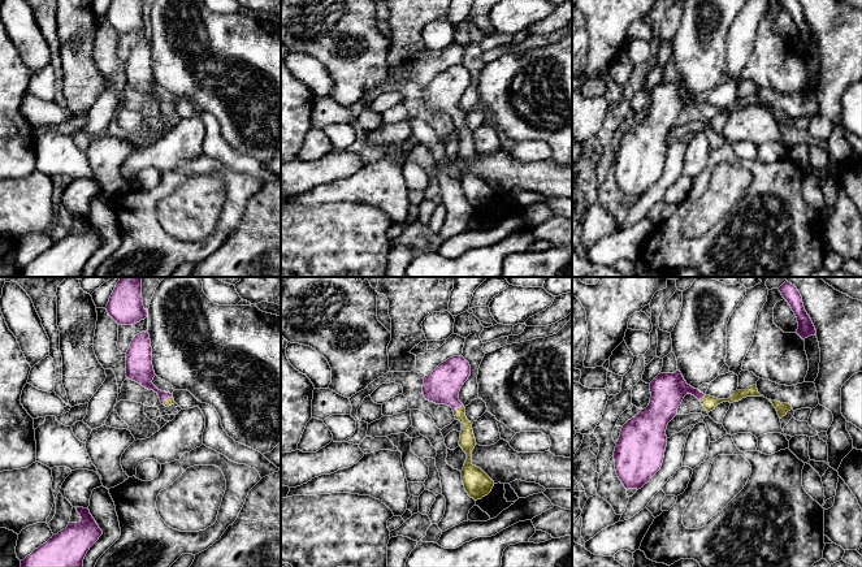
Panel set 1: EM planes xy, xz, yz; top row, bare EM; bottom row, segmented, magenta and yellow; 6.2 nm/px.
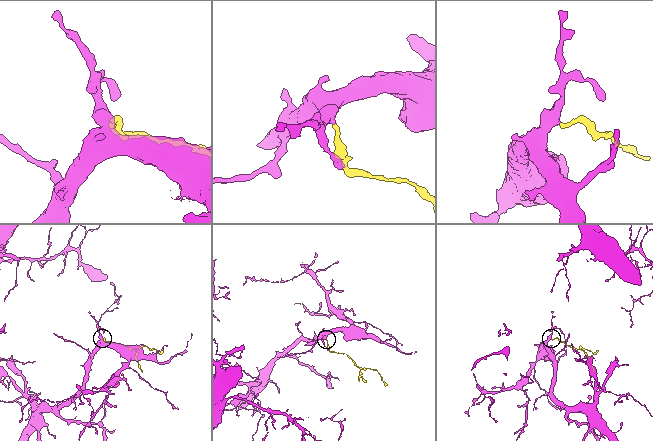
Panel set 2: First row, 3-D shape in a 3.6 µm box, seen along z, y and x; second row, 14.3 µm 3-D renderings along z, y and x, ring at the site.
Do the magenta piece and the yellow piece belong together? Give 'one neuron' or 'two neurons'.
one neuron

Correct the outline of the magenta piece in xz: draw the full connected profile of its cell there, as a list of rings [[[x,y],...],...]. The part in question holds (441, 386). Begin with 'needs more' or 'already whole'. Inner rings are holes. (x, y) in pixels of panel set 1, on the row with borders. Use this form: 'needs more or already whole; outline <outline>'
needs more; outline [[[462,355],[452,356],[424,377],[423,394],[429,402],[450,406],[455,419],[462,423],[459,446],[467,454],[462,481],[468,495],[477,501],[491,492],[494,481],[481,468],[472,464],[472,450],[476,446],[473,423],[467,419],[465,407],[459,401],[459,391],[469,376],[469,363]]]

